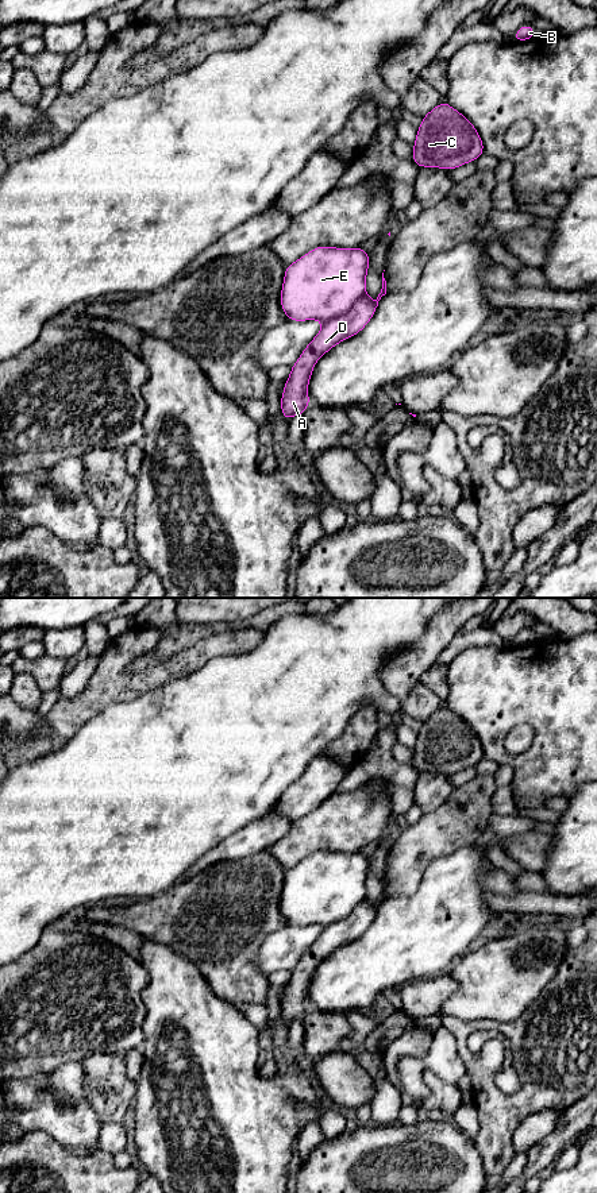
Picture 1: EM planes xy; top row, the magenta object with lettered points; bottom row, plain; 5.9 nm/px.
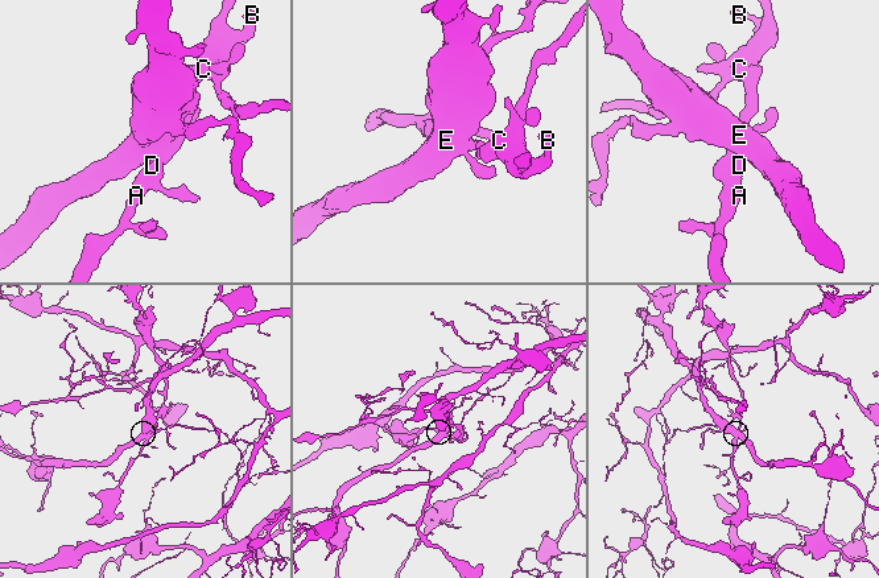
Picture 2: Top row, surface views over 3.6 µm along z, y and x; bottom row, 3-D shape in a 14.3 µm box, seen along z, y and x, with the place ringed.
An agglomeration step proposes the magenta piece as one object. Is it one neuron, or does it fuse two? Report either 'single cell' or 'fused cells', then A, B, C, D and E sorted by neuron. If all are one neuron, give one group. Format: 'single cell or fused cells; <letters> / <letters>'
fused cells; A B C D / E

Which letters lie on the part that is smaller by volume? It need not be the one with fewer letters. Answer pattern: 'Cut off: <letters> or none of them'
Cut off: A, B, C, D

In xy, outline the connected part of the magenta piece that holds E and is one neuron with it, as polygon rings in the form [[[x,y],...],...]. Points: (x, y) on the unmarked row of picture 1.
[[[361,850],[315,852],[285,870],[280,910],[290,926],[320,924],[344,919],[366,899],[370,860]]]

